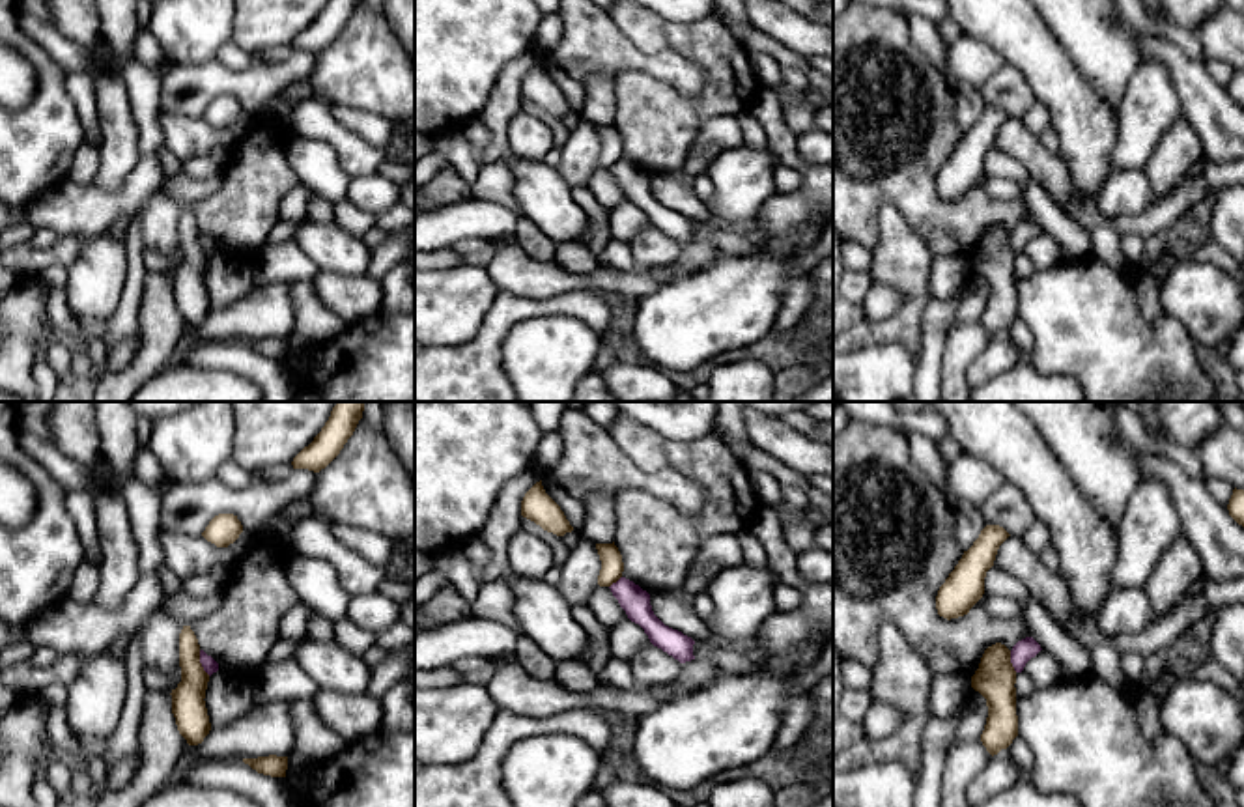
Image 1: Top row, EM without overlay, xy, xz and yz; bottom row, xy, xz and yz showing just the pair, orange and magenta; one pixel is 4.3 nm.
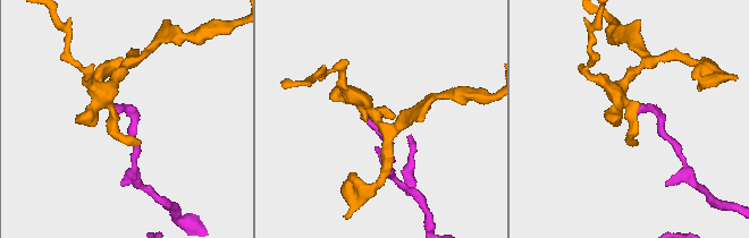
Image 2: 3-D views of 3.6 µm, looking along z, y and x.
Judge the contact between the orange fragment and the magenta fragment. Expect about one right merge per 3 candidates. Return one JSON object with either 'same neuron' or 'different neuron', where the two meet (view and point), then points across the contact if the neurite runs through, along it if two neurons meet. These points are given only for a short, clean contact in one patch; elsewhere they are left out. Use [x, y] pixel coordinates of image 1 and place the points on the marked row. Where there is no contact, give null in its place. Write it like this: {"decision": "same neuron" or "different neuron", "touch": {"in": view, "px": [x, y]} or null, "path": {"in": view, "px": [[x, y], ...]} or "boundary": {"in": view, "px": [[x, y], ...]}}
{"decision": "different neuron", "touch": {"in": "xy", "px": [200, 664]}, "boundary": {"in": "xy", "px": [[198, 651], [198, 662], [210, 675]]}}

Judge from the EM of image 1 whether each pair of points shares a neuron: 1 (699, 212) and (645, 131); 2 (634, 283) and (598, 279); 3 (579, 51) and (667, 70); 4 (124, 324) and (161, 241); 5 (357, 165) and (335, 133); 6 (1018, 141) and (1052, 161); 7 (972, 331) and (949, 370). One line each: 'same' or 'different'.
1: different
2: same
3: same
4: different
5: same
6: same
7: same

